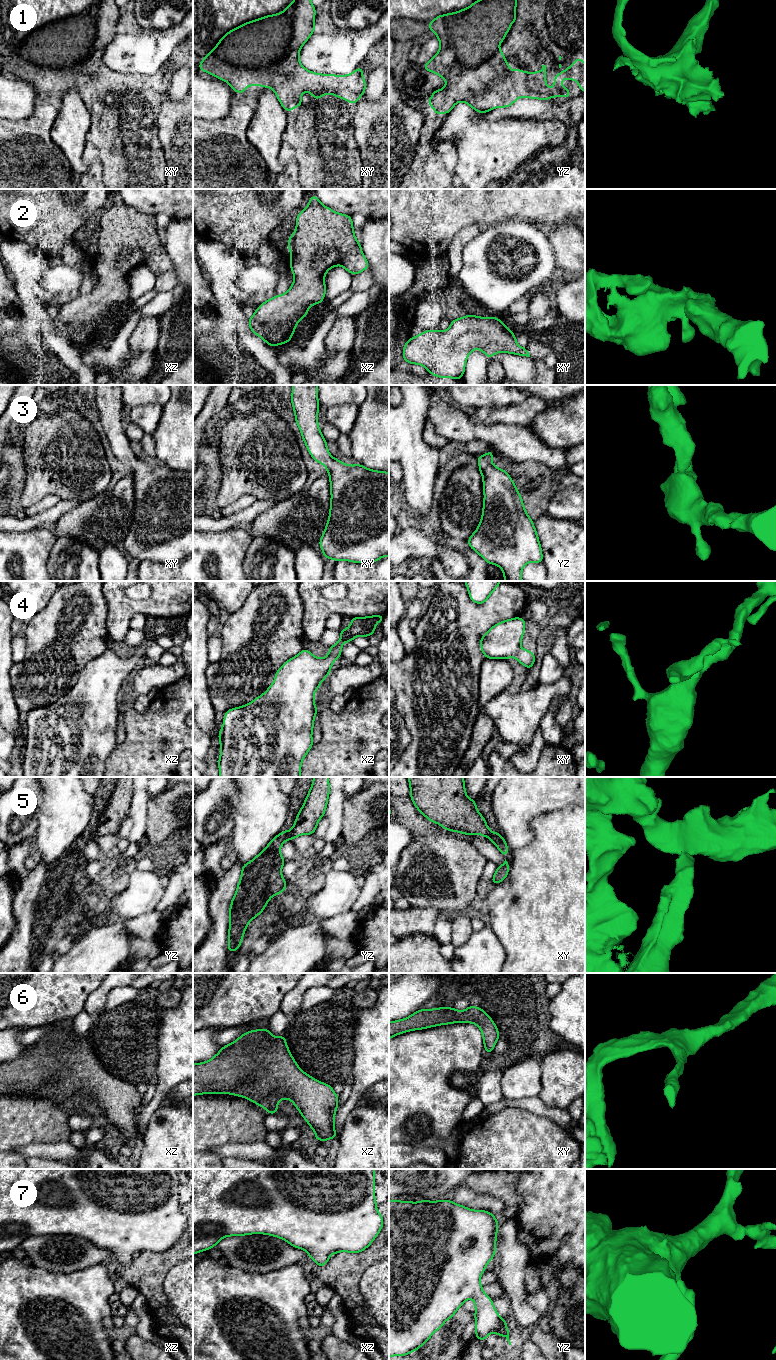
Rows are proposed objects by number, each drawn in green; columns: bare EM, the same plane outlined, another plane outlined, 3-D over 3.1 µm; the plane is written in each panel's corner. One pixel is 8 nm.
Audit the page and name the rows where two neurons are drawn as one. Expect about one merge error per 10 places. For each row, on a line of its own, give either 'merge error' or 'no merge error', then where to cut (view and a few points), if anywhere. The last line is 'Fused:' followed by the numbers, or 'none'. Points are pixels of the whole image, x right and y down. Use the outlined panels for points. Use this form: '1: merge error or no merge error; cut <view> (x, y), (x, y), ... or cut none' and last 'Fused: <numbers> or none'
1: no merge error; cut none
2: no merge error; cut none
3: no merge error; cut none
4: no merge error; cut none
5: merge error; cut yz (290, 831), (292, 839)
6: no merge error; cut none
7: no merge error; cut none
Fused: 5

